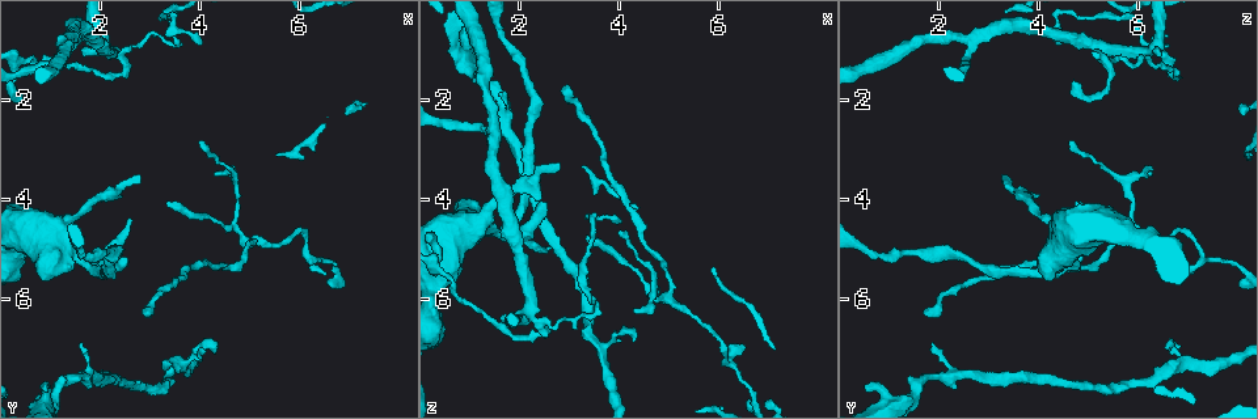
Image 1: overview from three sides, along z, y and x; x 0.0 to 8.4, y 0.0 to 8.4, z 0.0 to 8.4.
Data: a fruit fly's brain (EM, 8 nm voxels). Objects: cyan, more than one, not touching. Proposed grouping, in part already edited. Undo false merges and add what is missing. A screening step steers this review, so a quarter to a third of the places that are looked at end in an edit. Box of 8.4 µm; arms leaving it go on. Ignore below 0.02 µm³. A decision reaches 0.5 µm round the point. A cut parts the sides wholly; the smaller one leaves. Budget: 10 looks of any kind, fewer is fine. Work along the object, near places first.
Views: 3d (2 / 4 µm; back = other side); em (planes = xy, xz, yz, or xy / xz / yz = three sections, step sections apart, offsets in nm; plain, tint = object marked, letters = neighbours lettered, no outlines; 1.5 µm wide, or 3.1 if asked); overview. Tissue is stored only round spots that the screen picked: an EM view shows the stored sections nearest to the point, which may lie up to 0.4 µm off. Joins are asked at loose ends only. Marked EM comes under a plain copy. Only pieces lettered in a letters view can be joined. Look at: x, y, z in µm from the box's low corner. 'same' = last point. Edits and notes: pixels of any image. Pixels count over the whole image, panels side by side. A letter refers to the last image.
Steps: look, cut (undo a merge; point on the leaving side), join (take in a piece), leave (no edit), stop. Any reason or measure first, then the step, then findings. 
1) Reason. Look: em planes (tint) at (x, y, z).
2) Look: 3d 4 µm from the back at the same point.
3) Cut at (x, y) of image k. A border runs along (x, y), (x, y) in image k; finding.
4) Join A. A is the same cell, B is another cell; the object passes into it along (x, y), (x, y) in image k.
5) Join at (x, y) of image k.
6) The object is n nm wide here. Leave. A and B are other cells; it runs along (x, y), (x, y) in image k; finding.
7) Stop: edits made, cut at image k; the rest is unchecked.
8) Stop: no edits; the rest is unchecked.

Thin end. Look: 3d 2 µm at (4.30, 6.95, 6.85).

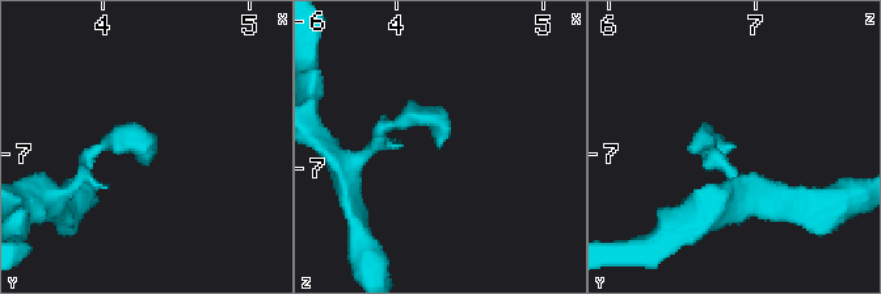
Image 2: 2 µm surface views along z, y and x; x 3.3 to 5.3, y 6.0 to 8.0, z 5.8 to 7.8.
Shape alone is not enough. Look: em planes (tint) at (4.30, 6.94, 6.84).

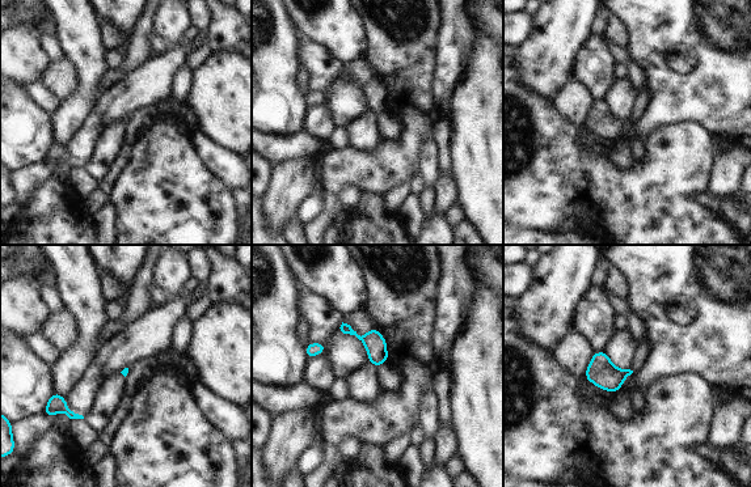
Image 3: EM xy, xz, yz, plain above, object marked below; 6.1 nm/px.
Look: em planes (letters) at the same point.

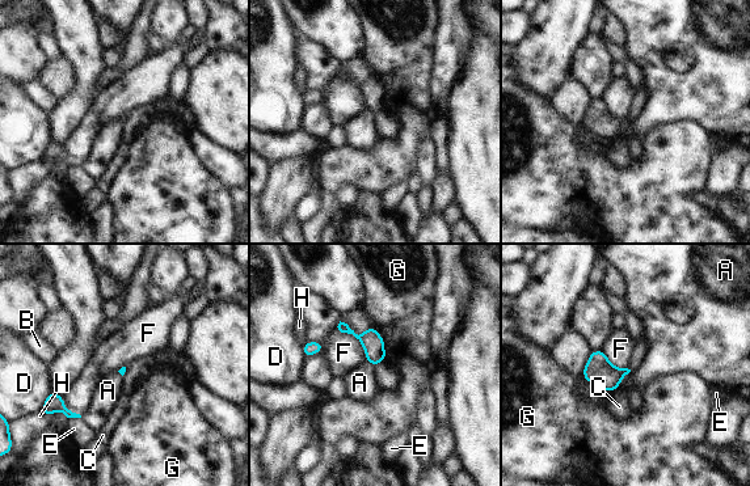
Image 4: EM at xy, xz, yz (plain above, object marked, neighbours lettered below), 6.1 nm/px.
Leave. A, B, C, D, E, F, G and H are other cells; a border runs along (337, 326), (359, 342), (366, 359) in image 4; none of them fits.

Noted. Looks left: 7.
Sharp bend. Look: em planes (letters) at (2.10, 5.25, 4.75).

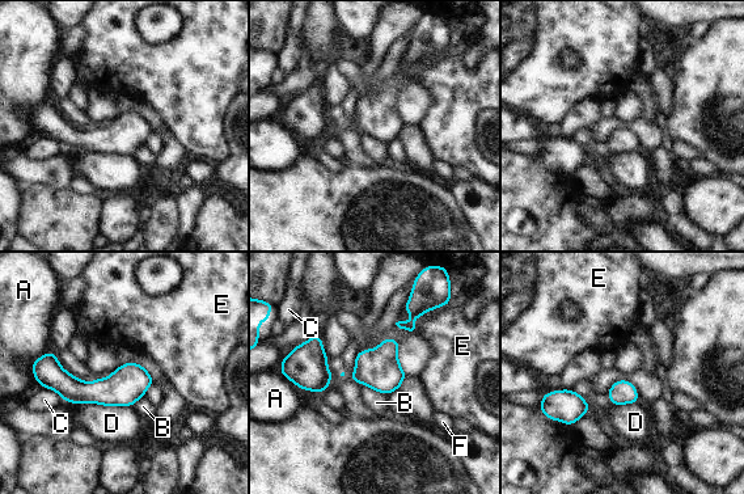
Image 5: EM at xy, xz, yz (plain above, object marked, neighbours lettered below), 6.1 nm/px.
The object is 240 nm wide here. Leave. A, B, C, D, E and F are other cells; a border runs along (360, 383), (387, 395) in image 5; continuous, no second cell.

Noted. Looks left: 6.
Look: 3d 4 µm at (4.30, 3.55, 6.20).

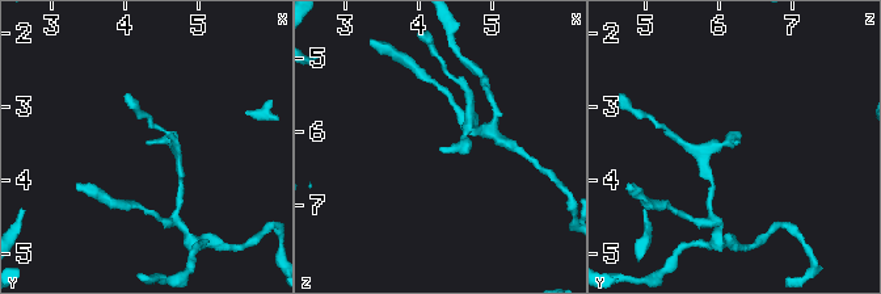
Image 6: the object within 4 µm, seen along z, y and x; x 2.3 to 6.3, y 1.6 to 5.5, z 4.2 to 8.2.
Look: em planes (letters) at (4.30, 3.50, 6.20).

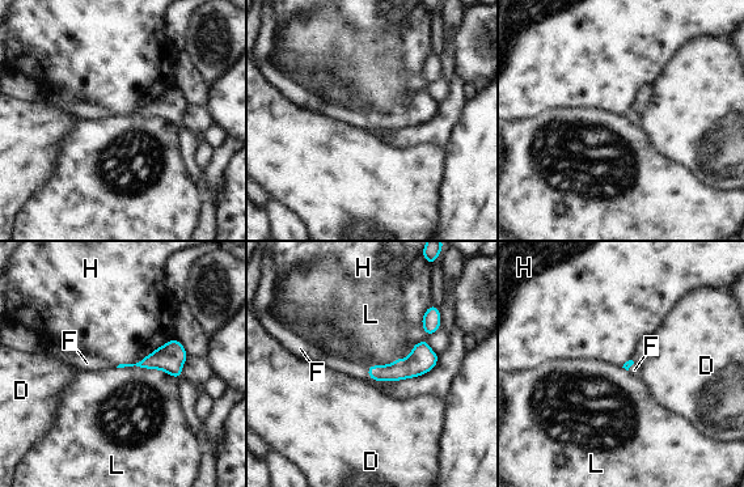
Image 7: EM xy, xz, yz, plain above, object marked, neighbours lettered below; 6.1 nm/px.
Leave. D, F, H and L are other cells; a border runs along (117, 367), (159, 368), (178, 378) in image 7; no lettered piece goes on from it.

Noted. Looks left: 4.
Branch stops here. Look: 3d 2 µm from the back at (2.75, 3.50, 3.25).

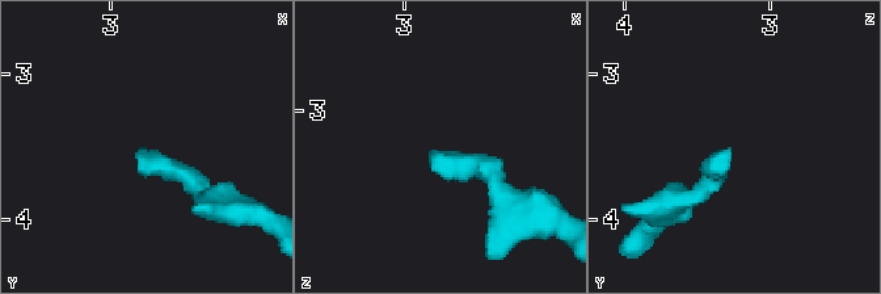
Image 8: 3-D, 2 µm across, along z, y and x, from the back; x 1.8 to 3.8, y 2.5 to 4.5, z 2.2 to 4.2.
Shape alone is not enough. Look: em planes (letters) at (2.80, 3.52, 3.28).

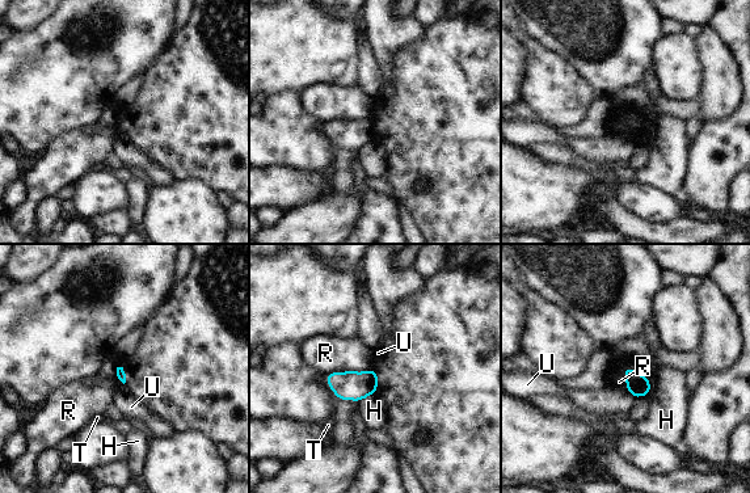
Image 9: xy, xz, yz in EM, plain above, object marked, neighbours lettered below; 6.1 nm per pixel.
Leave. H, R, T and U are other cells; no lettered piece goes on from it.

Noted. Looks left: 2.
Stop: no edits; the rest is unchecked.

